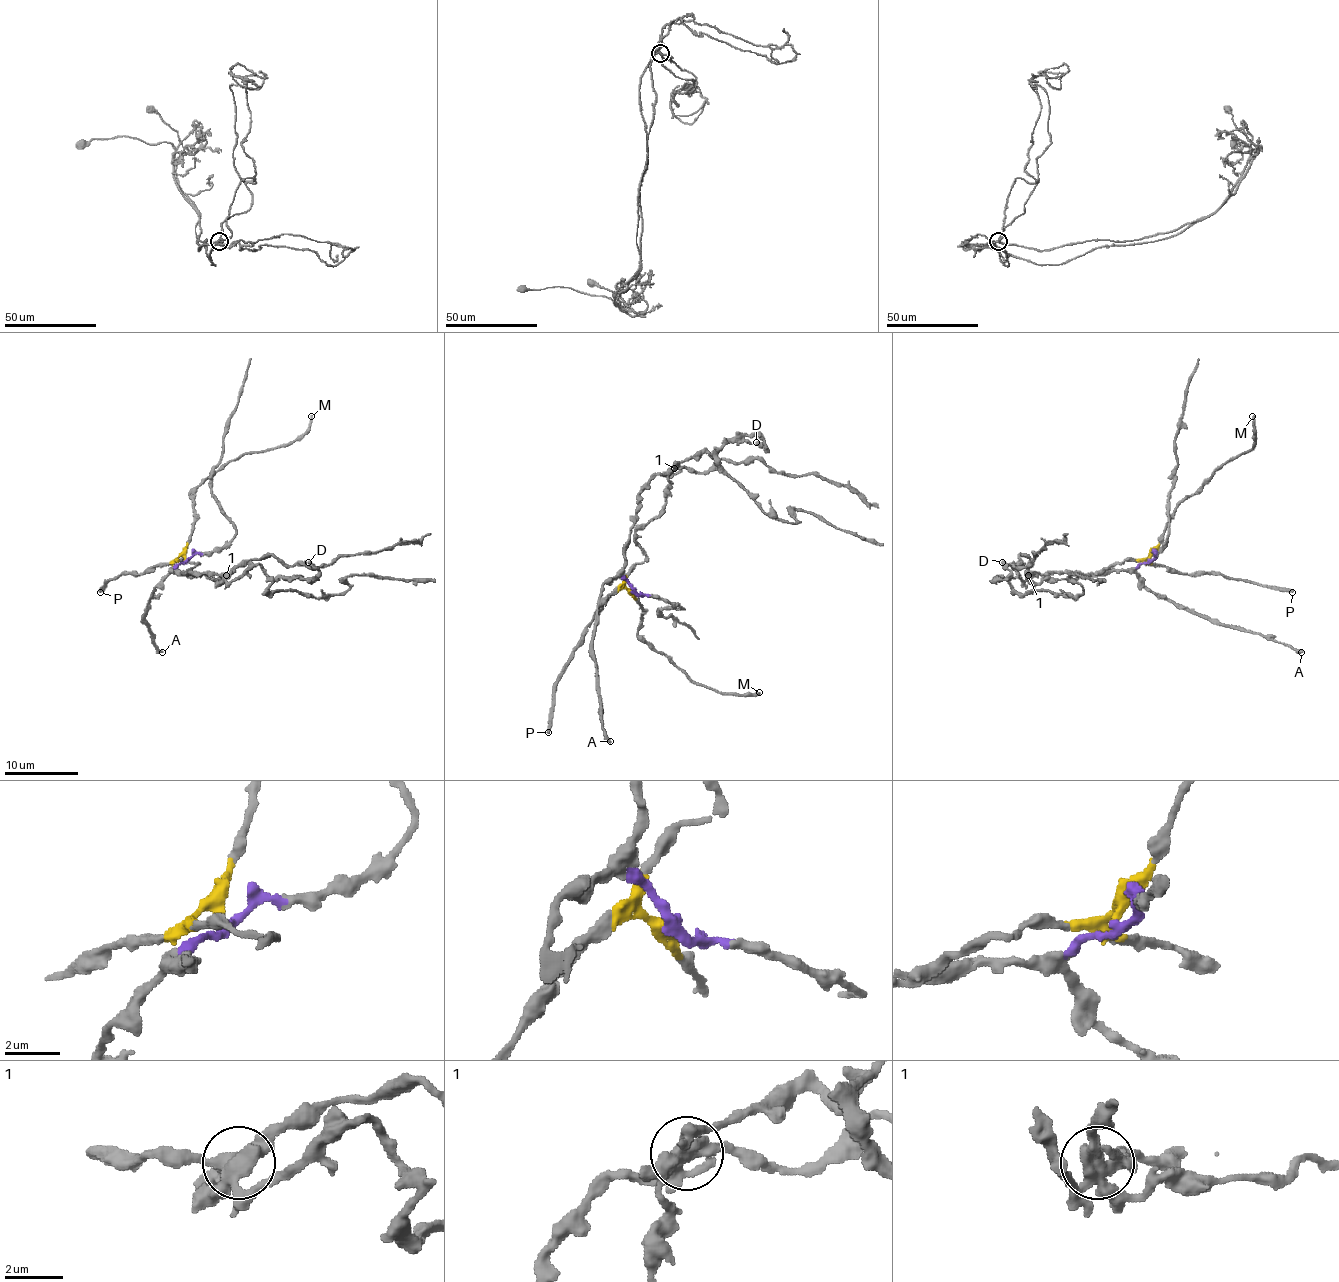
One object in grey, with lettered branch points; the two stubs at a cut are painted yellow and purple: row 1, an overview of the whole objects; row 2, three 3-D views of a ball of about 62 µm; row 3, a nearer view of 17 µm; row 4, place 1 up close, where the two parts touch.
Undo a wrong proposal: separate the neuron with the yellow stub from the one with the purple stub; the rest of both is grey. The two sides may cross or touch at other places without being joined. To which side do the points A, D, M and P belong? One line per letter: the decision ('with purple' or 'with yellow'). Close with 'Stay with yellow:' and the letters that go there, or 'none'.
A: with purple
D: with purple
M: with yellow
P: with yellow
Stay with yellow: M, P

